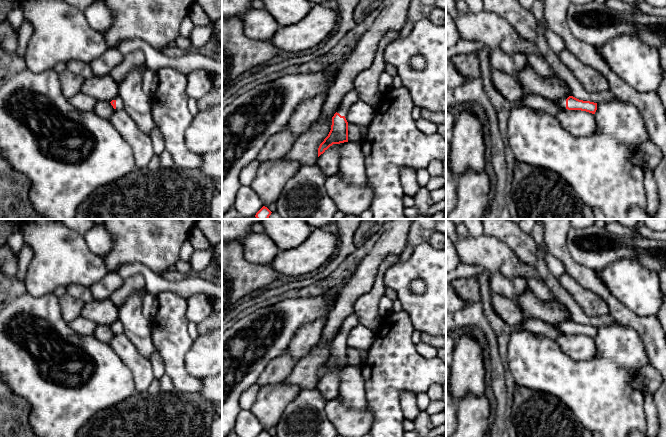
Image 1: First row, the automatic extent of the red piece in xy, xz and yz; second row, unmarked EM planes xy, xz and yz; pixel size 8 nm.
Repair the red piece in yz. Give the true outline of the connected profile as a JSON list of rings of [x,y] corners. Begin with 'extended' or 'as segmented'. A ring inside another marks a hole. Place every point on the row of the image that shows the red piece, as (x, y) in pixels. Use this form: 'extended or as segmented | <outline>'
extended | [[[569,96],[567,99],[560,99],[555,102],[557,106],[563,110],[581,110],[592,114],[595,114],[597,110],[597,103],[579,100],[573,96]]]

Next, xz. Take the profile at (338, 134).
extended | [[[355,89],[348,92],[337,112],[332,117],[331,130],[328,136],[318,148],[318,157],[323,154],[333,144],[348,142],[348,122],[345,118],[349,108],[359,100],[358,93]]]

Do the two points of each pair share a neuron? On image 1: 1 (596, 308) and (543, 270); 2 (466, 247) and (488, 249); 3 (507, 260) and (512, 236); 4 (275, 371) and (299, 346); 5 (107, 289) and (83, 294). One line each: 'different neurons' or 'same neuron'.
1: different neurons
2: same neuron
3: different neurons
4: same neuron
5: different neurons

